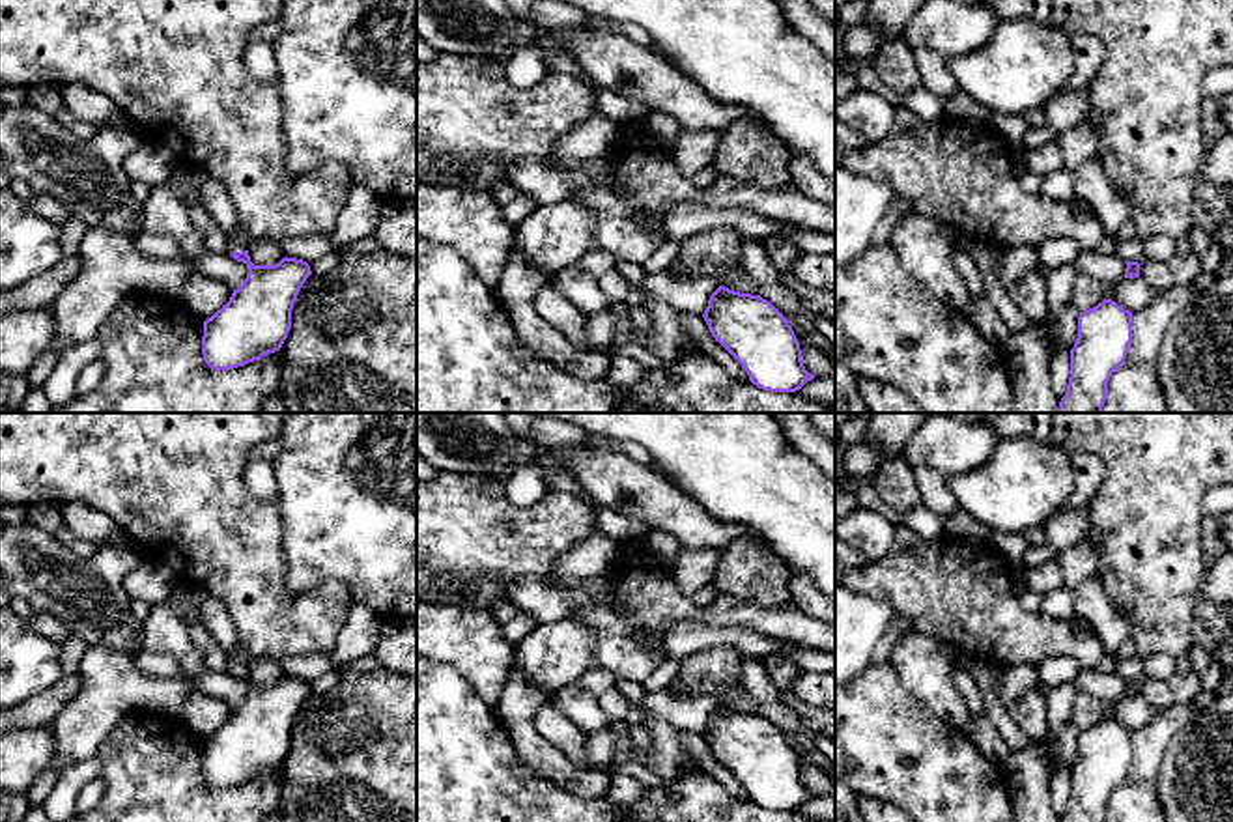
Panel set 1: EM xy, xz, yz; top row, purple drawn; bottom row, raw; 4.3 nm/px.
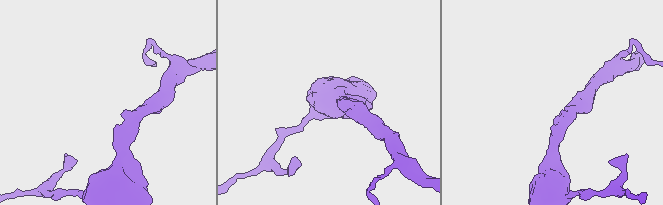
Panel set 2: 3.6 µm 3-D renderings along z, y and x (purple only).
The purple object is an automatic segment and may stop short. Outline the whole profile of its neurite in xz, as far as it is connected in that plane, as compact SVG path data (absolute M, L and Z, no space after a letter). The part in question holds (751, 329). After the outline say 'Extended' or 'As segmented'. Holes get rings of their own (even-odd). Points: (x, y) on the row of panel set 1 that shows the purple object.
M719 286L702 314L712 336L719 342L747 372L749 381L770 392L796 392L815 379L801 361L800 342L787 318L760 295L740 293Z. As segmented

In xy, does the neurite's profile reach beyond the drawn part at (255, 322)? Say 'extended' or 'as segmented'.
extended

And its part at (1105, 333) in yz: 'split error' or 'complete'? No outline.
complete

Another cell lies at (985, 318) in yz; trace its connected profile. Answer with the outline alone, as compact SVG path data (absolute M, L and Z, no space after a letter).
M973 297L964 316L986 340L1005 349L1013 333L988 299Z

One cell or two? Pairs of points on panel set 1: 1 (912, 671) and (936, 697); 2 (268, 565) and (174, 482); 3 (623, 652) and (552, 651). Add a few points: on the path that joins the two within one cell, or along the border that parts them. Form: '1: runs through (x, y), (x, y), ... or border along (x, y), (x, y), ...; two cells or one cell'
1: runs through (918, 677), (933, 692); one cell
2: runs through (245, 553), (197, 505); one cell
3: border along (574, 615), (595, 637), (595, 666); two cells

